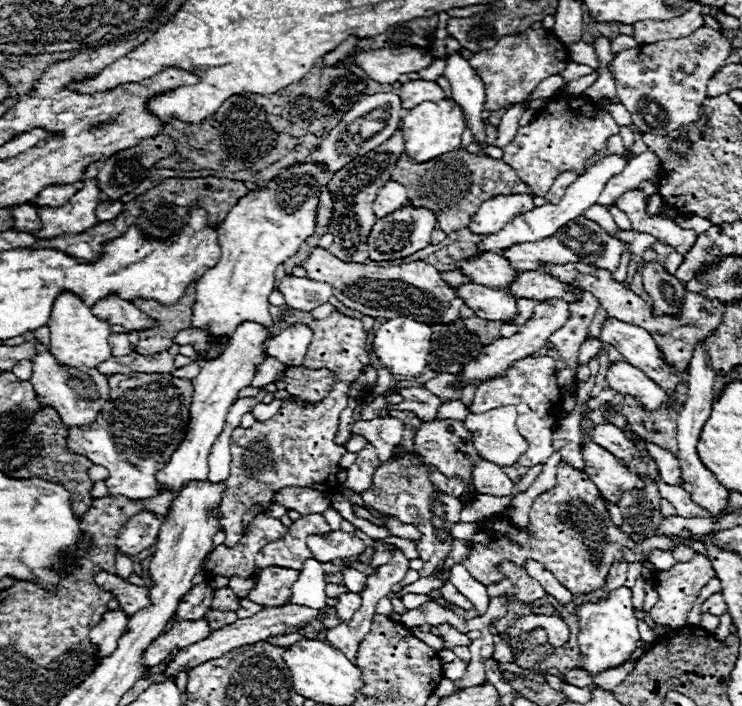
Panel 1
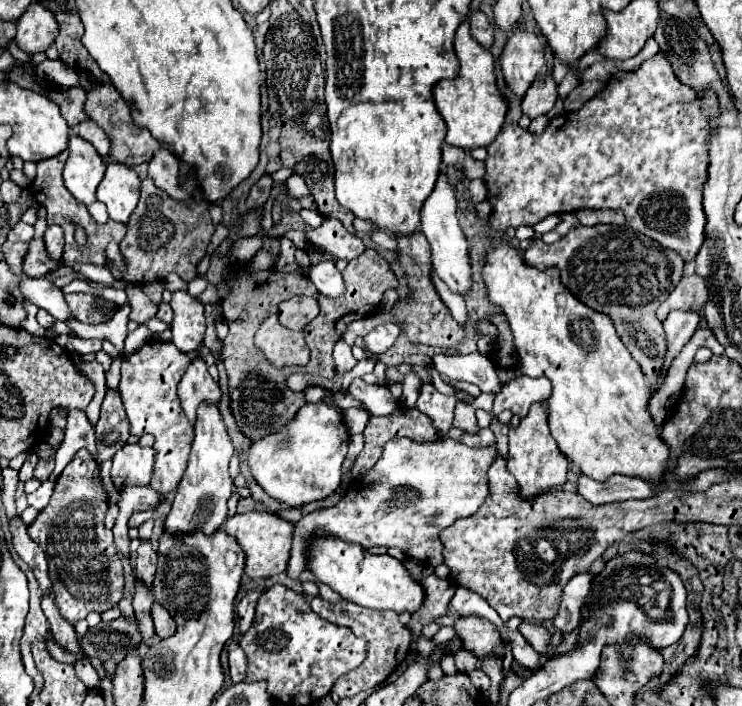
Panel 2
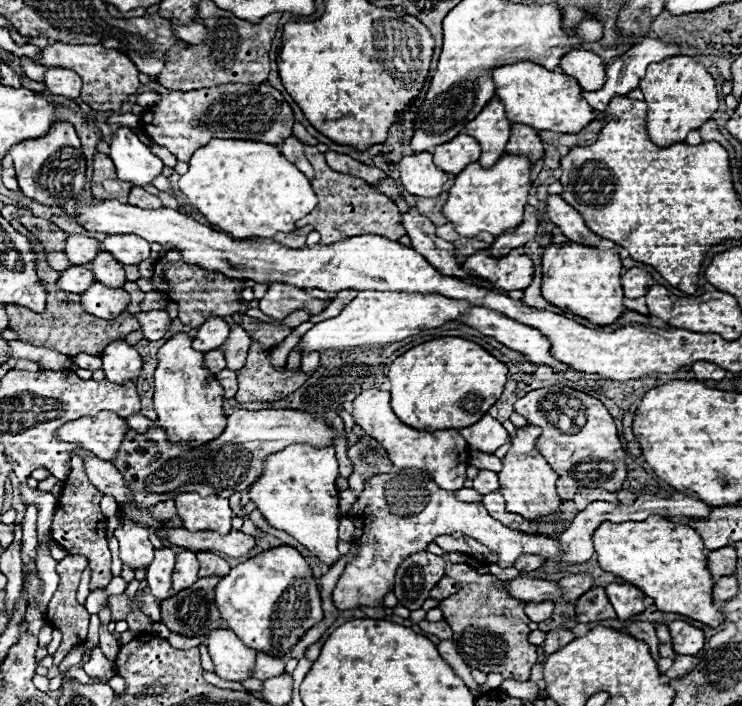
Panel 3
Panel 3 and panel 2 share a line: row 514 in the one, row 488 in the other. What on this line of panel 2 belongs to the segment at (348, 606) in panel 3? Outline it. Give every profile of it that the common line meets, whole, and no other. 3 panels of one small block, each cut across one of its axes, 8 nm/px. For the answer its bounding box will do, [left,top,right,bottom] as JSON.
[288,438,498,580]

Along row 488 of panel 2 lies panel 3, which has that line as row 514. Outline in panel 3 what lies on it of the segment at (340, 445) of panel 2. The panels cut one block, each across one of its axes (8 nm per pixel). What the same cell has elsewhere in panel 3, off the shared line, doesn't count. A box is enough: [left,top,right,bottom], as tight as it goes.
[248,444,342,568]

